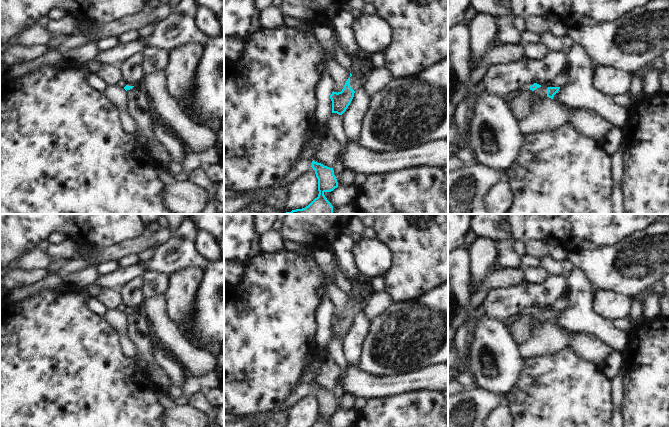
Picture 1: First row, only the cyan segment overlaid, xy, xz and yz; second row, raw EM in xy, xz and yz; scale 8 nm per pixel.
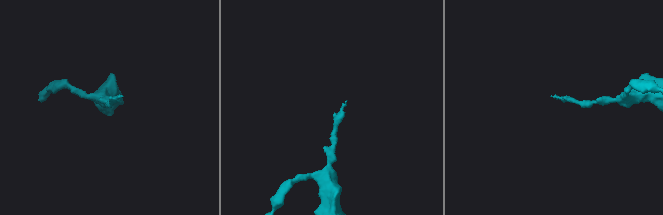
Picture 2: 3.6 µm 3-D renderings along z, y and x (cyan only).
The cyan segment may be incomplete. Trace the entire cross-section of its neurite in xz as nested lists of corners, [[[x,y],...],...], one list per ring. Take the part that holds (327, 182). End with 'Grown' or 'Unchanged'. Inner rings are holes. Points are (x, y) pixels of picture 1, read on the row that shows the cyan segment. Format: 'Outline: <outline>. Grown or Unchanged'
Outline: [[[314,160],[312,161],[312,168],[318,179],[318,197],[305,208],[292,210],[284,214],[333,214],[333,206],[327,200],[324,193],[331,192],[338,187],[334,170]]]. Unchanged

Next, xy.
Outline: [[[126,85],[124,89],[127,93],[127,113],[136,123],[137,135],[147,139],[147,153],[156,164],[166,169],[170,155],[155,138],[153,131],[155,113],[149,96],[140,86]]]. Grown

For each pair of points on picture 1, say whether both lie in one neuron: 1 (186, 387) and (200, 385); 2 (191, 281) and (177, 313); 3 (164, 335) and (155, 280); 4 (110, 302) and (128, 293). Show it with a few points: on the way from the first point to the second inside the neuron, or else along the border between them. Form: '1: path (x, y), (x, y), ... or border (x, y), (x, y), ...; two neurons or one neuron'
1: path (189, 387), (197, 385); one neuron
2: path (183, 289), (180, 294), (180, 305); one neuron
3: border (163, 293), (144, 300); two neurons
4: border (117, 288), (122, 302); two neurons

